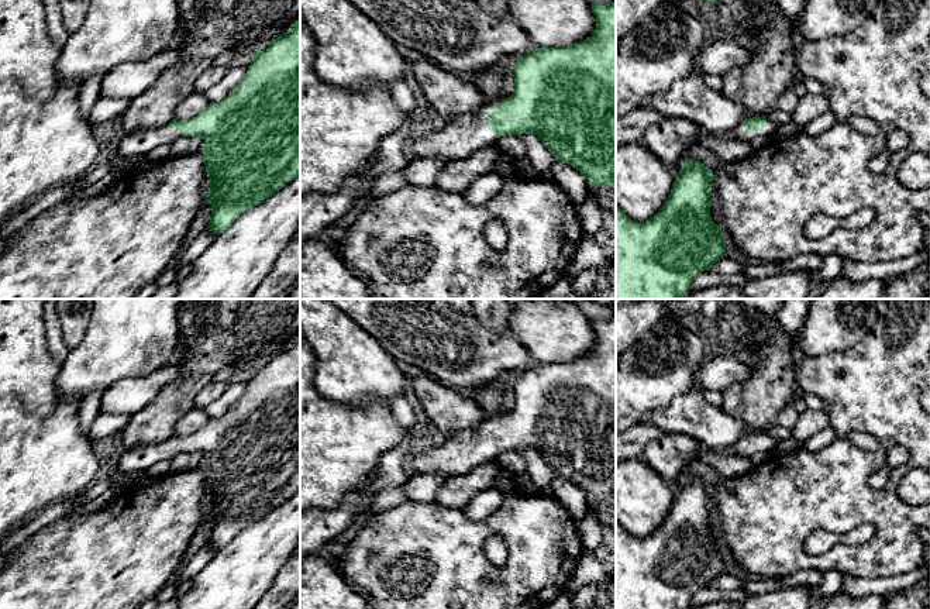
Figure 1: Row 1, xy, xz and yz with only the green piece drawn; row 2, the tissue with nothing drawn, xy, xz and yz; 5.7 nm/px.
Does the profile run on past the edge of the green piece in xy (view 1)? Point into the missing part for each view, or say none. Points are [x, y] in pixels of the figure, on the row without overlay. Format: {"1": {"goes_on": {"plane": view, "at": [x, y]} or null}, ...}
{"1": {"goes_on": {"plane": "xy", "at": [138, 460]}}}

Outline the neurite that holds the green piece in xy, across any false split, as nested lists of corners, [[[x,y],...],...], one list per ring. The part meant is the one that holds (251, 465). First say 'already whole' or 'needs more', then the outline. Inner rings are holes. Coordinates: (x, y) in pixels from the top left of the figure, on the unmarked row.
needs more | [[[300,333],[286,350],[255,369],[247,392],[224,416],[210,419],[190,436],[173,434],[166,441],[127,450],[116,472],[137,476],[182,453],[204,455],[202,468],[210,495],[206,519],[213,523],[207,544],[217,550],[300,491]]]

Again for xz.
needs more | [[[616,317],[592,319],[596,345],[592,352],[568,362],[537,364],[519,371],[513,379],[513,410],[500,419],[486,419],[473,430],[447,437],[442,445],[413,451],[404,475],[440,472],[447,476],[468,474],[475,467],[495,461],[504,451],[531,448],[557,476],[571,481],[593,502],[616,498]]]

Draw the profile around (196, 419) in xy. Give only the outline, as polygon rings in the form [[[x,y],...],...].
[[[193,407],[189,413],[178,420],[173,434],[179,437],[190,436],[204,427],[209,422],[210,416],[206,409]]]

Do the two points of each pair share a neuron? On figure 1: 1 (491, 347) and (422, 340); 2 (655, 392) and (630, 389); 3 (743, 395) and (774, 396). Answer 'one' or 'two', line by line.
1: one
2: one
3: one

